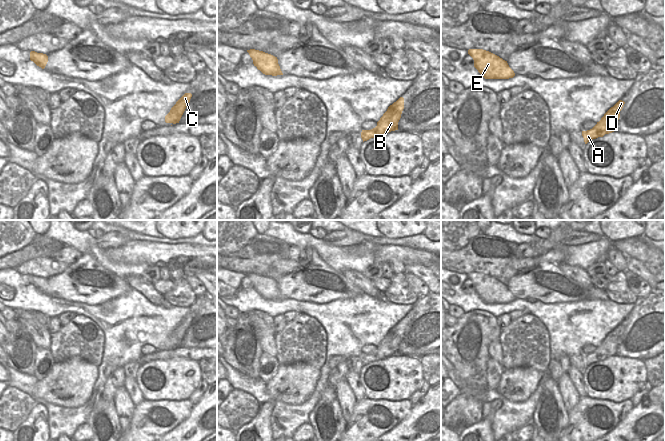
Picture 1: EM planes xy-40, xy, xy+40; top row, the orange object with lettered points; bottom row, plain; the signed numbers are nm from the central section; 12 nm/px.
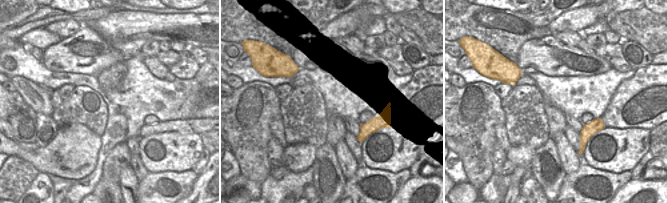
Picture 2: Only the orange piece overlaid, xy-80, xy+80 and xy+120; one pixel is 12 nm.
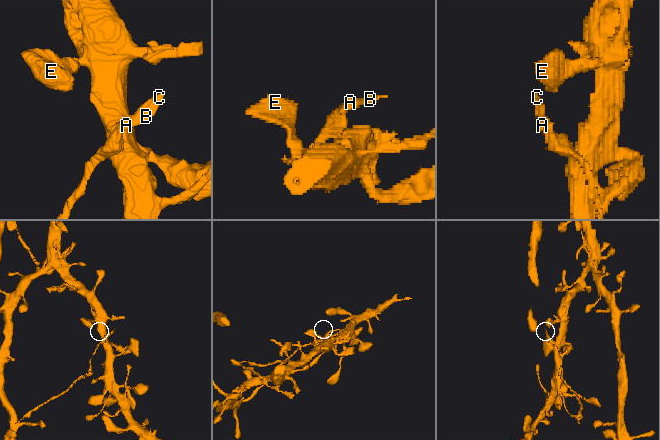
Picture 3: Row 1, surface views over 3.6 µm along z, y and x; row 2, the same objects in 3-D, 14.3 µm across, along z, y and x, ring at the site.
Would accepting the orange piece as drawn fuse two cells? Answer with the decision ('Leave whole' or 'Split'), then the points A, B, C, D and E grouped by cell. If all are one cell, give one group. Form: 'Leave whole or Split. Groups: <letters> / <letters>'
Split. Groups: A B / C D E

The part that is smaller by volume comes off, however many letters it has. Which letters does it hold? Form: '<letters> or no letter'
A, B

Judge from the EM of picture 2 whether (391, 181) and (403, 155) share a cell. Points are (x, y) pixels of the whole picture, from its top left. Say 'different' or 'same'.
different

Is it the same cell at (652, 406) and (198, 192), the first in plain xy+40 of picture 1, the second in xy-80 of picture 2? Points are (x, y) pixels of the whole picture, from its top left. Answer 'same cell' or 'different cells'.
same cell

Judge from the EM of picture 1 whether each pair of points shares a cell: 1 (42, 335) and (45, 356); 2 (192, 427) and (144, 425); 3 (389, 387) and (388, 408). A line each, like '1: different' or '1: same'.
1: different
2: different
3: different

